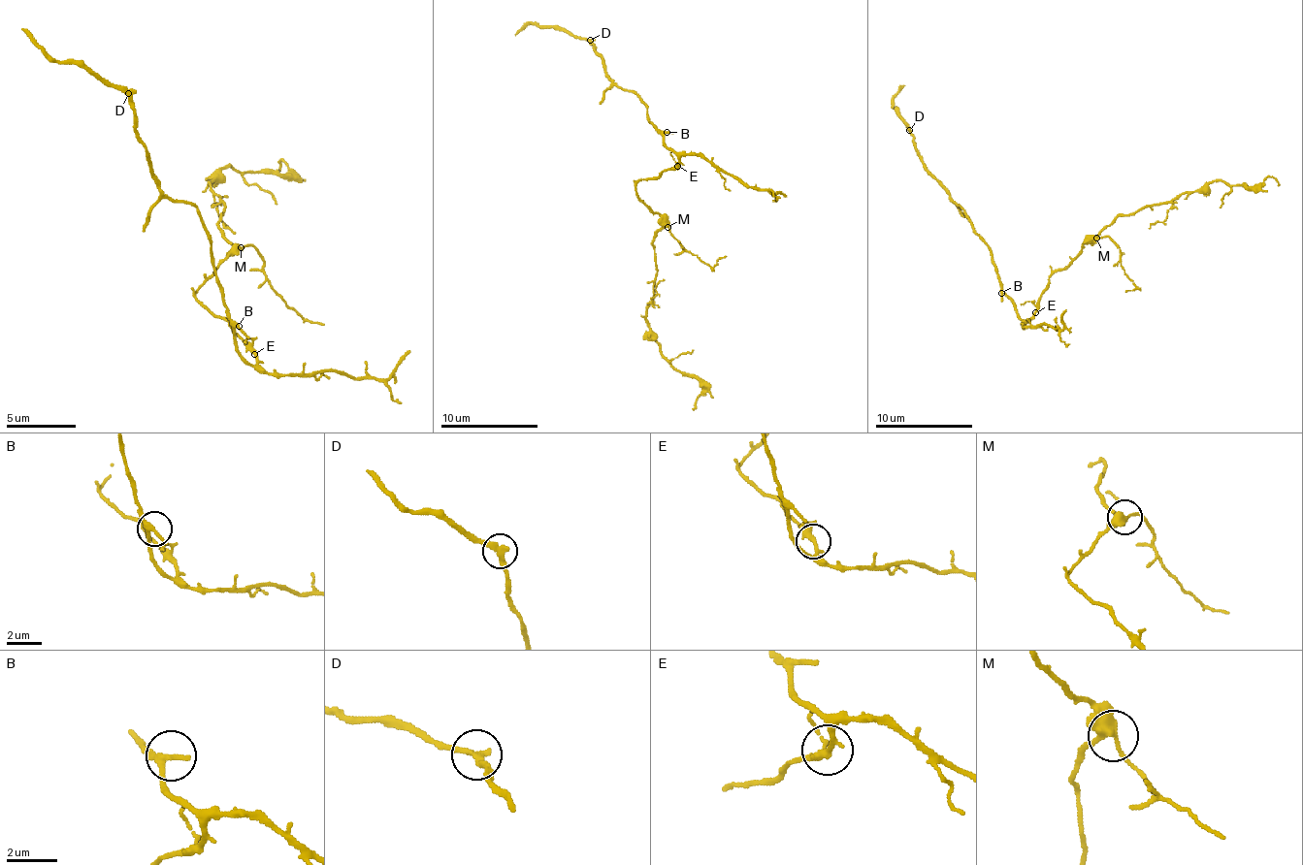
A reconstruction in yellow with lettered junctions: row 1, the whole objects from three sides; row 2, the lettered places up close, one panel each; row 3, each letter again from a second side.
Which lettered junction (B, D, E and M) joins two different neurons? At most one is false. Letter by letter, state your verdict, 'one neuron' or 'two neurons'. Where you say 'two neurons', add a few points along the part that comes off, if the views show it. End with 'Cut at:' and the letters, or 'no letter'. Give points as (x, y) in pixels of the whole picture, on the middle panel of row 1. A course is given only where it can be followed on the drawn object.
B: one neuron
D: one neuron
E: one neuron
M: one neuron
Cut at: no letter

